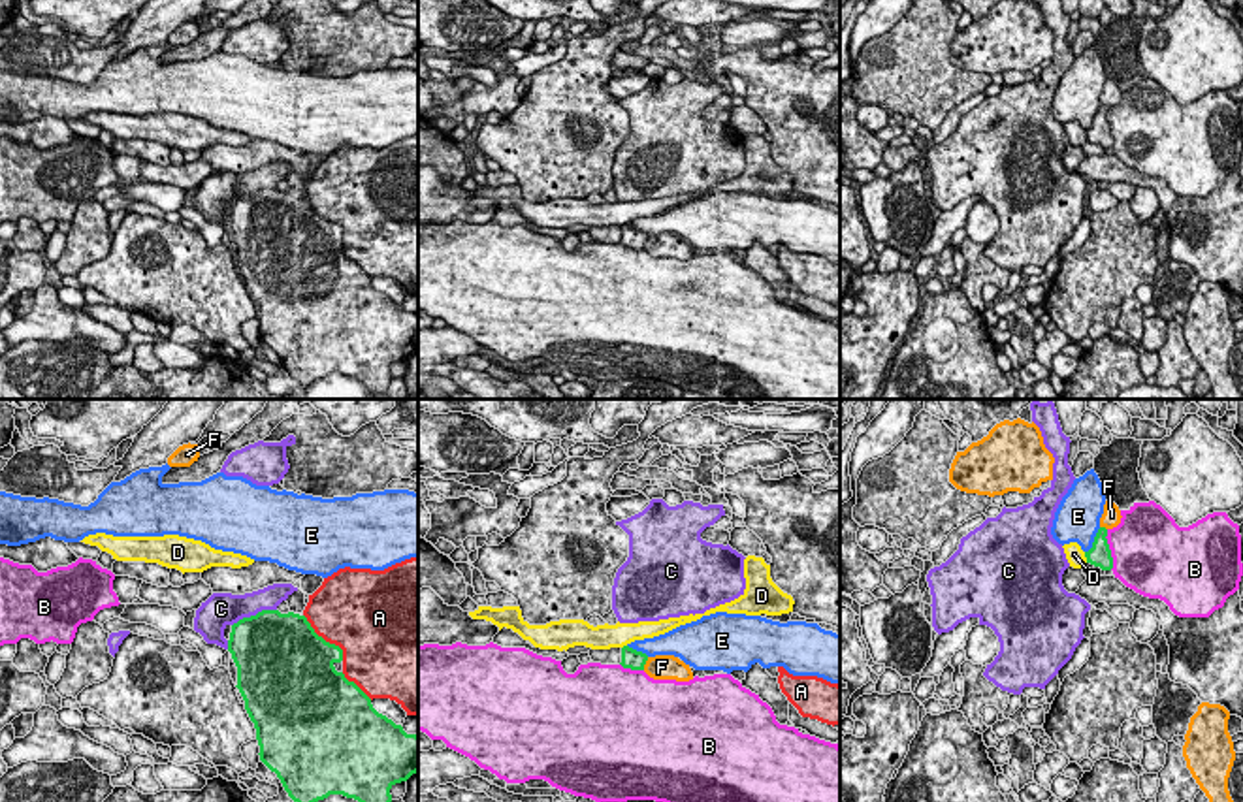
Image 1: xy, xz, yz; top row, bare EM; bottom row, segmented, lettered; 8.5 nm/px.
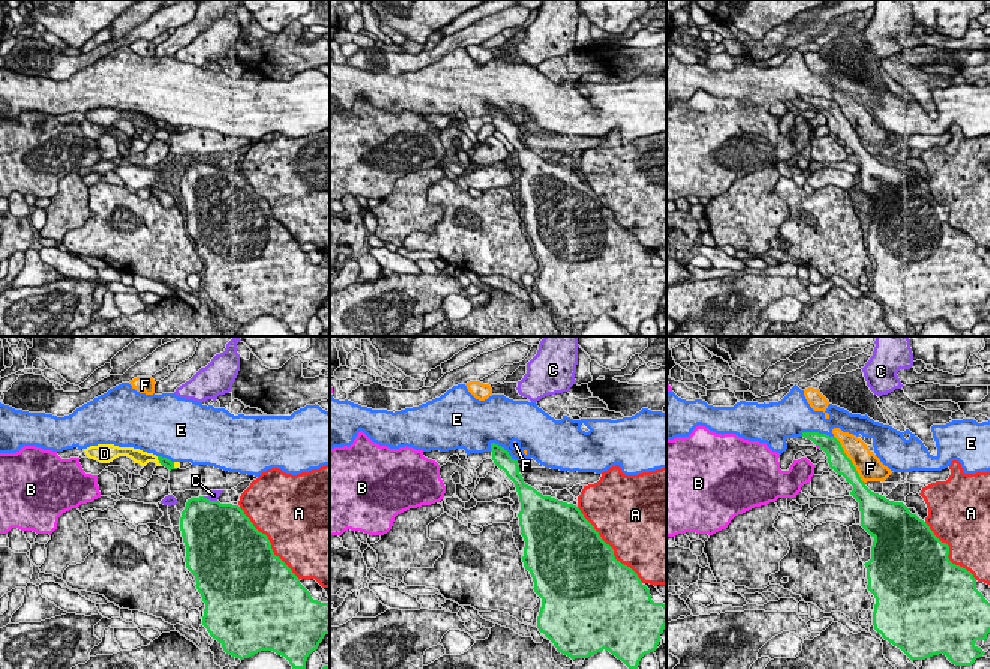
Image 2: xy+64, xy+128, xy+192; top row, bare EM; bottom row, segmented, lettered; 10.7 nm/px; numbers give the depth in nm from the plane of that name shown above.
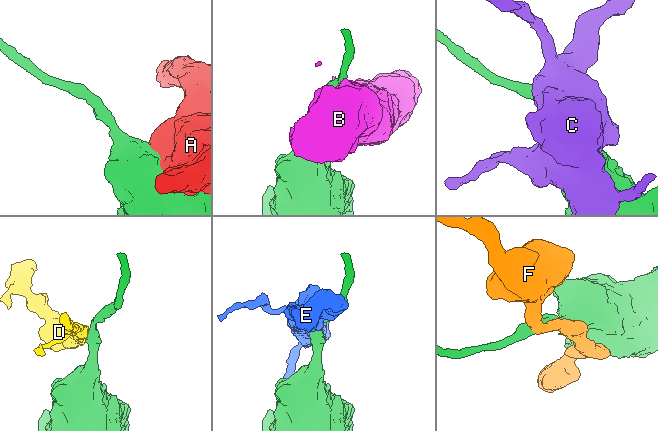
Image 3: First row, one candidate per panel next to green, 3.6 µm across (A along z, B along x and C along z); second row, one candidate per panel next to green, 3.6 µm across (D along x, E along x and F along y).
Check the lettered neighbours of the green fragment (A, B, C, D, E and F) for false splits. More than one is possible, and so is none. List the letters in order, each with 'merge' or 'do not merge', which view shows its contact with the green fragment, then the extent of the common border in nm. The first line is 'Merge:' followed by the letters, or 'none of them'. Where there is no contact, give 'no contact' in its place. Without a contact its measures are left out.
Merge: none of them
A: do not merge | xy | 550 nm
B: do not merge | yz | 360 nm
C: do not merge | xy | 420 nm
D: do not merge | yz | 100 nm
E: do not merge | yz | 260 nm
F: do not merge | xz | 120 nm

